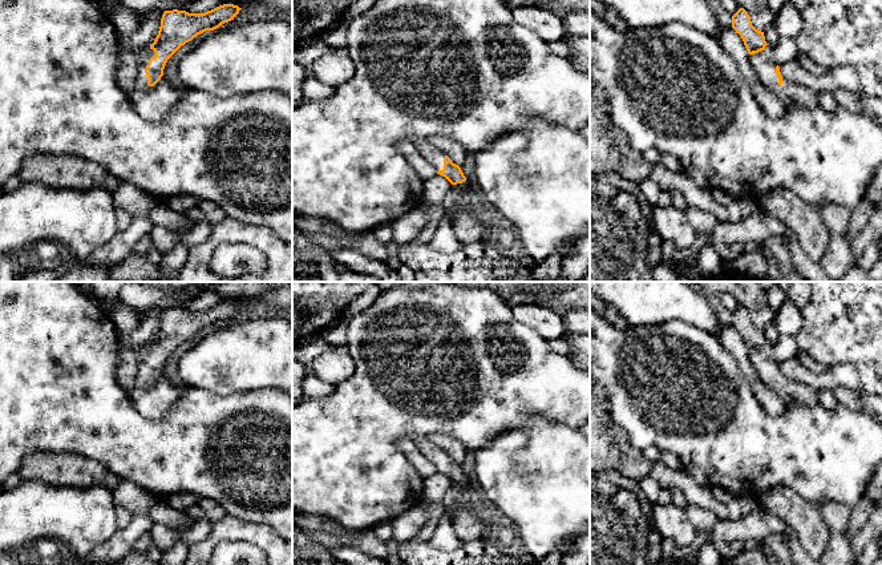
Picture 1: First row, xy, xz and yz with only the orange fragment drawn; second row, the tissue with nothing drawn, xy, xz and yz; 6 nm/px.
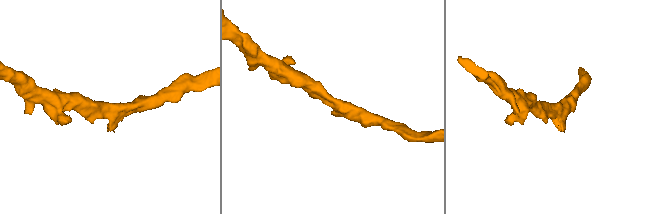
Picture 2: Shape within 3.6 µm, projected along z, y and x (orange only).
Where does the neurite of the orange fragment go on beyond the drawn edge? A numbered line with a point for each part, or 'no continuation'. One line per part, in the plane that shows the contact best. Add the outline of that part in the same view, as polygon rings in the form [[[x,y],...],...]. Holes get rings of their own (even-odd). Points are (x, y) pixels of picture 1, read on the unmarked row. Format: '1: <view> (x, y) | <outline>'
1: xy (141, 379) | [[[150,346],[146,347],[141,354],[137,354],[138,372],[137,372],[135,382],[134,382],[134,387],[137,390],[147,390],[153,386],[147,383],[149,376],[145,371],[145,367],[146,367],[146,363],[149,362],[149,358],[154,354],[155,351]]]

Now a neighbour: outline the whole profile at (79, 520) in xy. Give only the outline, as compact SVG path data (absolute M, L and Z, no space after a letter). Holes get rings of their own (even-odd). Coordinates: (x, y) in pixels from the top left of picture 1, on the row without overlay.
M23 480L13 489L0 491L0 565L78 565L117 530L113 489L92 487L50 487L44 481Z

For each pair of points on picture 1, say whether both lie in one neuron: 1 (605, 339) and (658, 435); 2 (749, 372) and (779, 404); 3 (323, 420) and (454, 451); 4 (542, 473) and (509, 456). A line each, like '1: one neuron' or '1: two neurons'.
1: one neuron
2: one neuron
3: two neurons
4: one neuron

